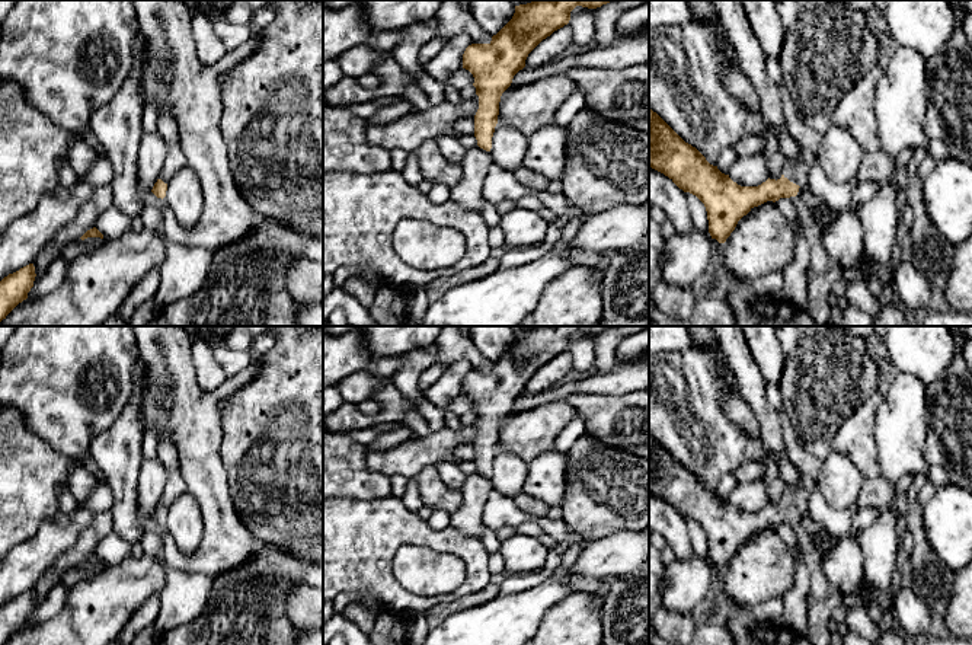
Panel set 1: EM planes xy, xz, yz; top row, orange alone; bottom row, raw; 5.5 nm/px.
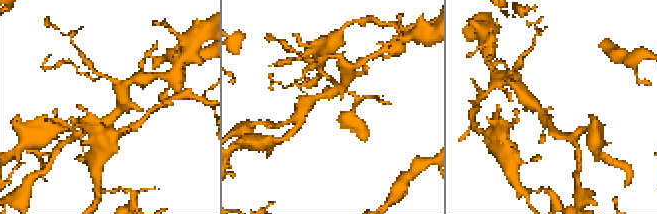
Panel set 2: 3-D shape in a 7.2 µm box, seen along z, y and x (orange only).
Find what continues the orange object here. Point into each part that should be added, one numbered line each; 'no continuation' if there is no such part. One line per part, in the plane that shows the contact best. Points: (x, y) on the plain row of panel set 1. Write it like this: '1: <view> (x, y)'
1: yz (808, 466)

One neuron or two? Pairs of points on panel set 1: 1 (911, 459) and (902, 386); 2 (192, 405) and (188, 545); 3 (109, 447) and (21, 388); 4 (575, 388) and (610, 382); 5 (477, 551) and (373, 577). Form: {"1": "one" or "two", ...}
{"1": "one", "2": "two", "3": "two", "4": "one", "5": "one"}

